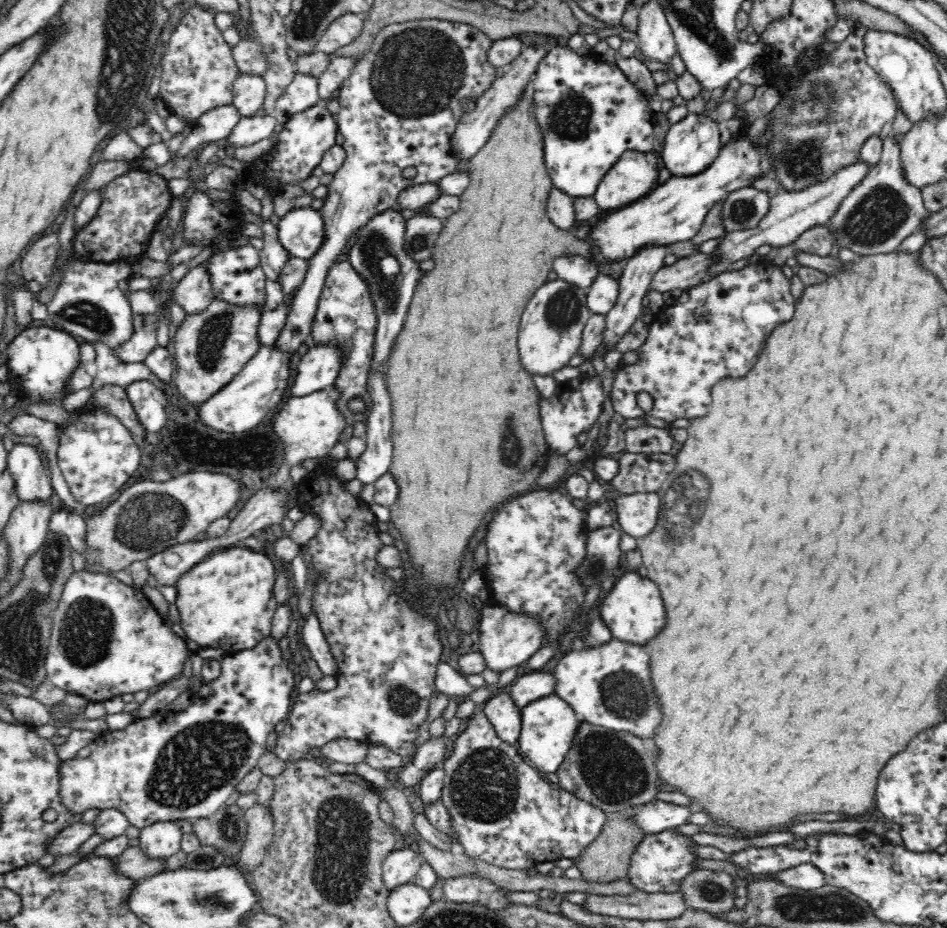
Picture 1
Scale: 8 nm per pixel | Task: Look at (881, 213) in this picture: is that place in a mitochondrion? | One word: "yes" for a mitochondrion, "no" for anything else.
yes

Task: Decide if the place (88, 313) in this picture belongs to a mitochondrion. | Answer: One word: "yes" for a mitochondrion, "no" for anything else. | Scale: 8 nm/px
yes

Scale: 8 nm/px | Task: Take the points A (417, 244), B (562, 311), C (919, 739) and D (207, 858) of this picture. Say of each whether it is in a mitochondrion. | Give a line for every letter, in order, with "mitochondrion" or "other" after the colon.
A: mitochondrion
B: mitochondrion
C: other
D: mitochondrion

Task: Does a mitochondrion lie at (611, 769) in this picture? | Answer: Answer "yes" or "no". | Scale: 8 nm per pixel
yes

